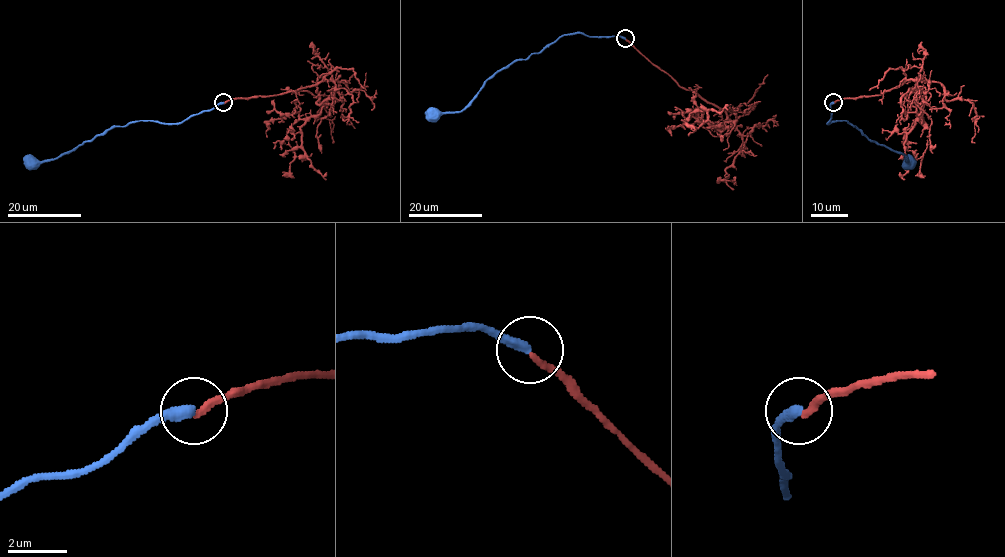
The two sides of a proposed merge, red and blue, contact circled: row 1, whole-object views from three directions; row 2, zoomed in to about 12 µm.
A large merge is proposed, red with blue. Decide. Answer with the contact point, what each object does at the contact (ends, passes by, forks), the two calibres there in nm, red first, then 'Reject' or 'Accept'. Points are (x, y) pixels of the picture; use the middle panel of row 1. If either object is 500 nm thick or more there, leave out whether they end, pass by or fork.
Place: (625, 38). At the ring red ends. At the ring blue ends. Thickness 240 nm (red) against 360 nm. Reject

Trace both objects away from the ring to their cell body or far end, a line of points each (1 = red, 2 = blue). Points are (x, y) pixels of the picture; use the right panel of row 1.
1: (833, 103), (880, 95), (914, 79), (923, 105), (904, 148), (905, 154), (914, 159), (922, 156), (915, 176)
2: (833, 103), (827, 122), (846, 120), (869, 140), (902, 153), (913, 165)

